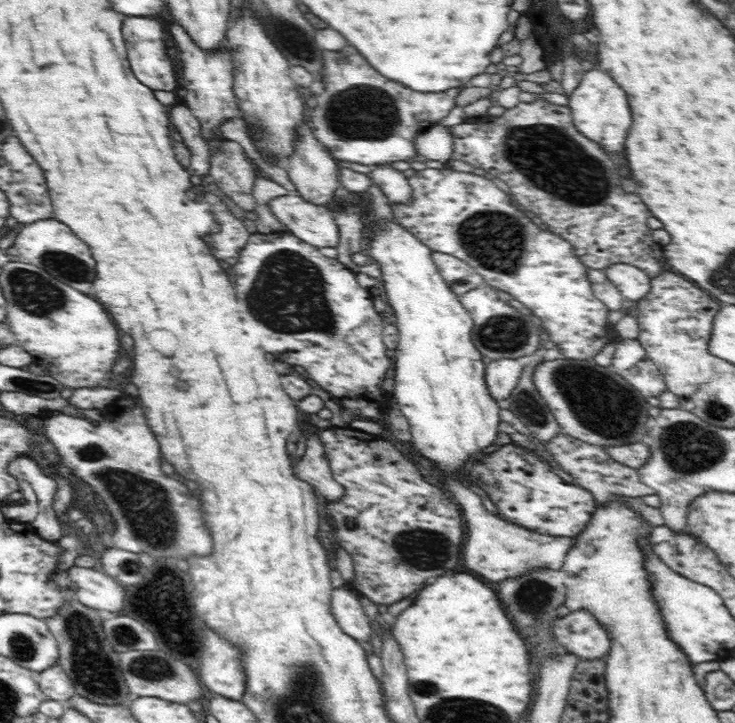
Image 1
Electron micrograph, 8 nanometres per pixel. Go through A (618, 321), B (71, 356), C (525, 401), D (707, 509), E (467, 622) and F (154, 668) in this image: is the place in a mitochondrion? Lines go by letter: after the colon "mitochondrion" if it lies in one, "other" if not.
A: other
B: other
C: mitochondrion
D: other
E: other
F: mitochondrion

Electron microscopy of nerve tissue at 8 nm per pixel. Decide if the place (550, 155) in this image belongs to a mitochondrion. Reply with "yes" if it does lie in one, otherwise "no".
yes

